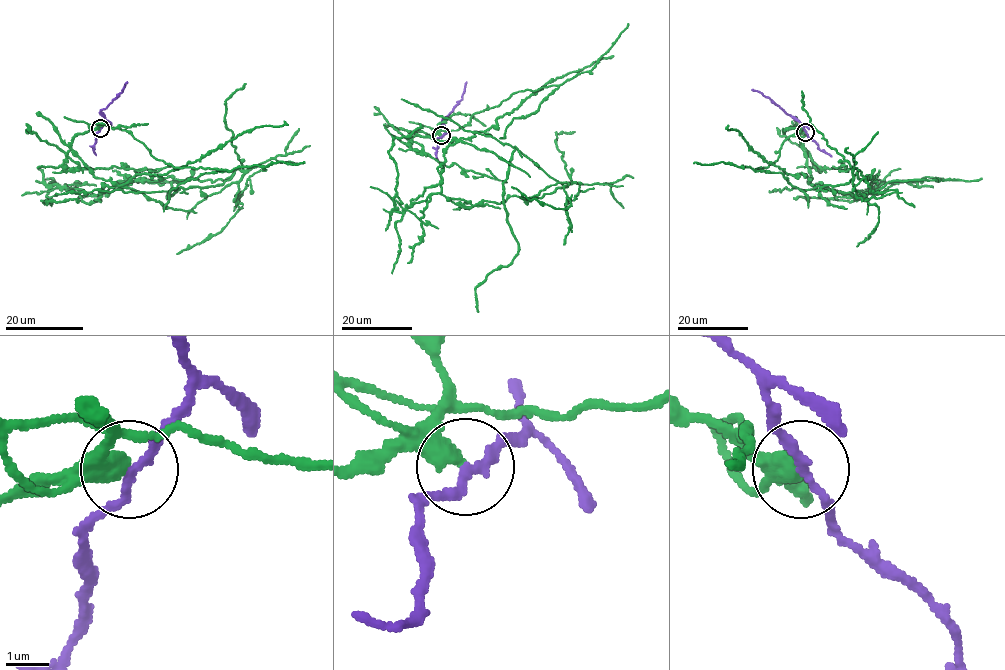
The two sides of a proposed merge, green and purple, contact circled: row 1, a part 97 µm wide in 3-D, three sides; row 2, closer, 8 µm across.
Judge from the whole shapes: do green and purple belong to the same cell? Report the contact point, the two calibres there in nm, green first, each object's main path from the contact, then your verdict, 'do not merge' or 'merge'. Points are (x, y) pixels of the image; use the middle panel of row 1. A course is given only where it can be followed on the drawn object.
place (441, 135); calibres 480 and 190 nm; course green (441, 135), (415, 133), (456, 141), (451, 198), (564, 186), (514, 148), (518, 252), (478, 312); course purple (441, 135), (447, 132), (442, 119), (462, 99), (466, 81); do not merge

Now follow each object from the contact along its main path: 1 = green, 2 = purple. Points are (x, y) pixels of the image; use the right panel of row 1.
1: (805, 131), (811, 183), (843, 194), (868, 191), (874, 177), (818, 186), (864, 195), (891, 181), (982, 178)
2: (805, 131), (802, 124), (769, 98), (751, 90)

